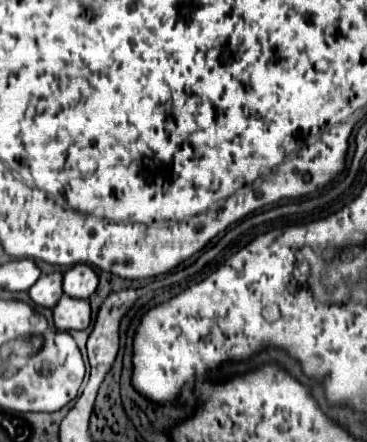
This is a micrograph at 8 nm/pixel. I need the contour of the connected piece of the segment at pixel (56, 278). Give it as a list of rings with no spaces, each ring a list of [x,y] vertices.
[[[62,272],[44,274],[30,288],[30,298],[34,300],[34,304],[46,306],[46,308],[54,308],[54,304],[58,304],[58,300],[62,298],[62,294],[64,294],[62,292]]]

